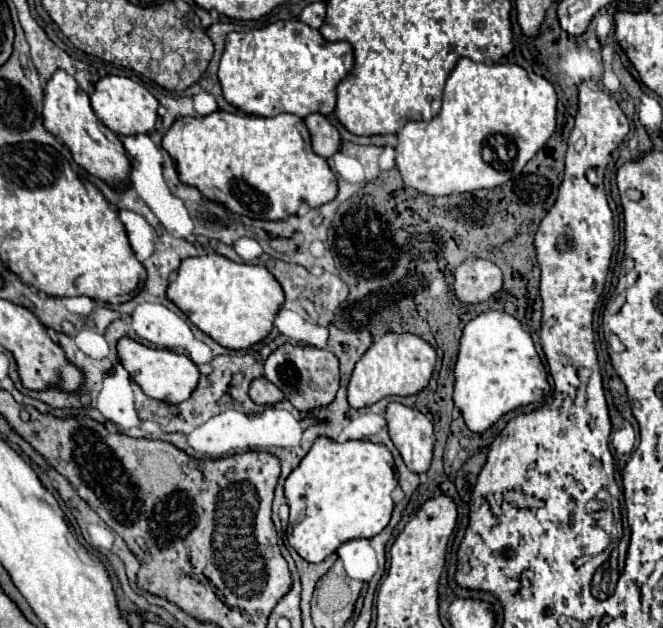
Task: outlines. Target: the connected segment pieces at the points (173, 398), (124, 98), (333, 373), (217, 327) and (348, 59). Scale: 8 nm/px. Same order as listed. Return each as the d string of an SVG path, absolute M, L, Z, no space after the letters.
M127 337L119 339L117 353L119 353L121 365L129 371L131 379L143 389L145 395L149 395L157 401L165 401L165 403L187 401L199 383L199 369L187 355L179 355L169 349L147 347L133 339L127 339Z
M107 75L97 81L95 93L91 95L91 107L95 115L101 119L101 123L121 137L151 133L159 119L157 115L159 101L137 81L129 77L119 77L119 75Z
M285 343L267 357L265 379L277 385L297 411L309 413L313 409L327 407L335 399L339 389L339 359L327 349Z
M215 253L185 259L169 283L167 297L203 333L235 351L249 349L263 341L271 333L273 321L285 303L285 293L279 281L263 265L235 263Z
M299 19L275 21L267 27L247 33L229 33L227 45L219 63L219 83L223 97L247 115L275 117L281 113L293 113L307 117L309 113L329 115L337 105L337 83L353 69L353 47L347 41L327 41L317 29L305 25Z

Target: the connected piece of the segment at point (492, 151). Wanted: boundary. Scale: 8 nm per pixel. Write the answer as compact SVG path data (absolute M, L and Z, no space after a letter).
M467 57L459 59L451 71L445 91L443 107L437 117L423 123L407 123L397 133L397 169L405 185L417 189L425 195L455 195L467 193L483 187L497 187L517 177L527 161L545 145L545 141L555 131L555 105L557 93L553 85L535 75L535 81L519 65L499 65L499 63L475 63Z

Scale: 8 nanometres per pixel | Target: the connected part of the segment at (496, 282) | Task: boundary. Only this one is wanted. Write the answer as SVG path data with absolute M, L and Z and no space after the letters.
M489 259L463 261L455 269L453 289L461 303L483 303L501 291L501 269Z

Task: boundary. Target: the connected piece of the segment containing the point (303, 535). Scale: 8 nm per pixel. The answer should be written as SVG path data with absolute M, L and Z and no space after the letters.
M319 437L285 481L285 497L291 507L287 541L305 561L321 563L345 541L359 537L371 539L391 519L391 491L395 487L393 455L385 445L365 439L333 443Z

